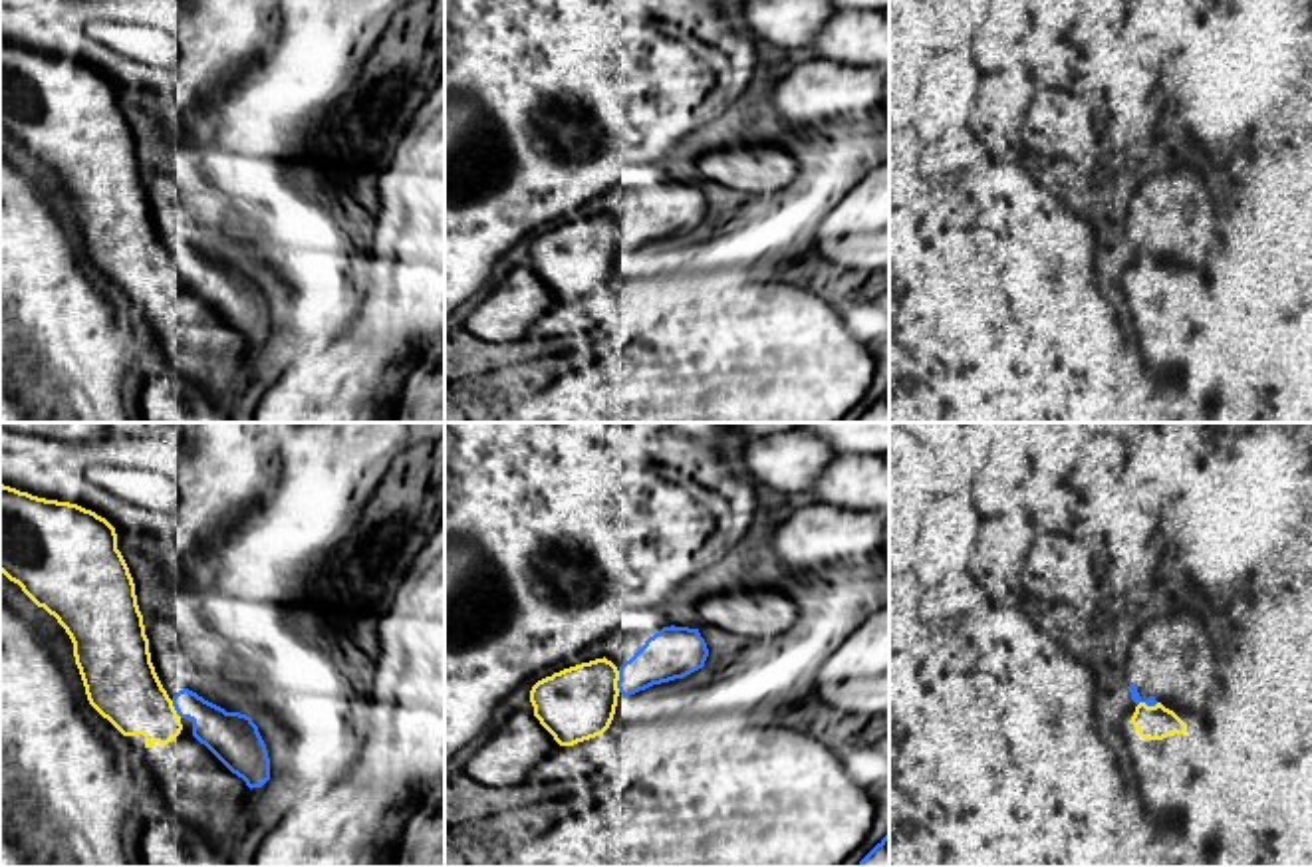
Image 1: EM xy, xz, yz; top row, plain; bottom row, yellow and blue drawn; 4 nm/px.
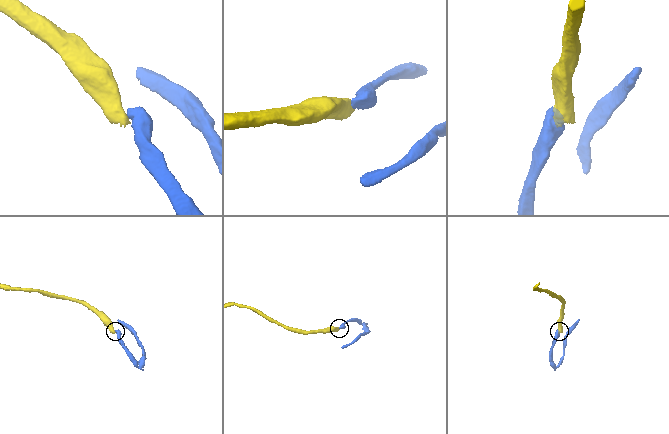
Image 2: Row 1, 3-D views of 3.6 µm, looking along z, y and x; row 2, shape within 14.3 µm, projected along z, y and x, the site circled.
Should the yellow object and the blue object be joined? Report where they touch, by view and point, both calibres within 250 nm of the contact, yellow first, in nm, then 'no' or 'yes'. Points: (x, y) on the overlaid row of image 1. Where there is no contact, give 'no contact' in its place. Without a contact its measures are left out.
xz (618, 679) | 300/200 nm | no

